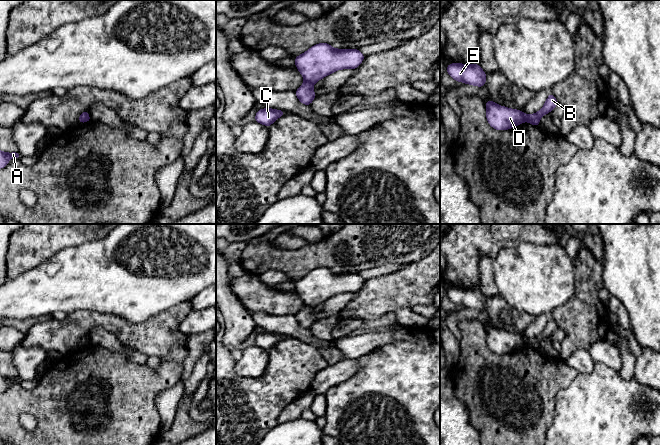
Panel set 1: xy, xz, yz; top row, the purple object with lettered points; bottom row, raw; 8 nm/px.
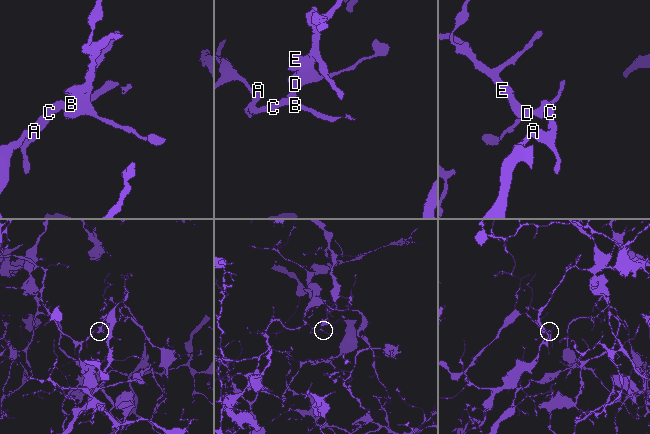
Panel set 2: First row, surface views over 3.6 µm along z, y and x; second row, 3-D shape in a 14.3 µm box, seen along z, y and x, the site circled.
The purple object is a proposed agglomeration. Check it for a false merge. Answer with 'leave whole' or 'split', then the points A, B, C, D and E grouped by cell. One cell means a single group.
split | A B C / D E

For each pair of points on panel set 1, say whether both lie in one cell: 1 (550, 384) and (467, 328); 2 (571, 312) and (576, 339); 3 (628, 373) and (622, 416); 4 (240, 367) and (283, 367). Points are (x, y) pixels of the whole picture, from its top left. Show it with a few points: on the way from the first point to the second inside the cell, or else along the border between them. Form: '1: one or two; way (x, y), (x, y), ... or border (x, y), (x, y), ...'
1: one; way (528, 370), (503, 367), (482, 350)
2: one; way (576, 319), (576, 332)
3: two; border (619, 372), (625, 379), (633, 377)
4: two; border (268, 351), (266, 369), (259, 376), (245, 378)

